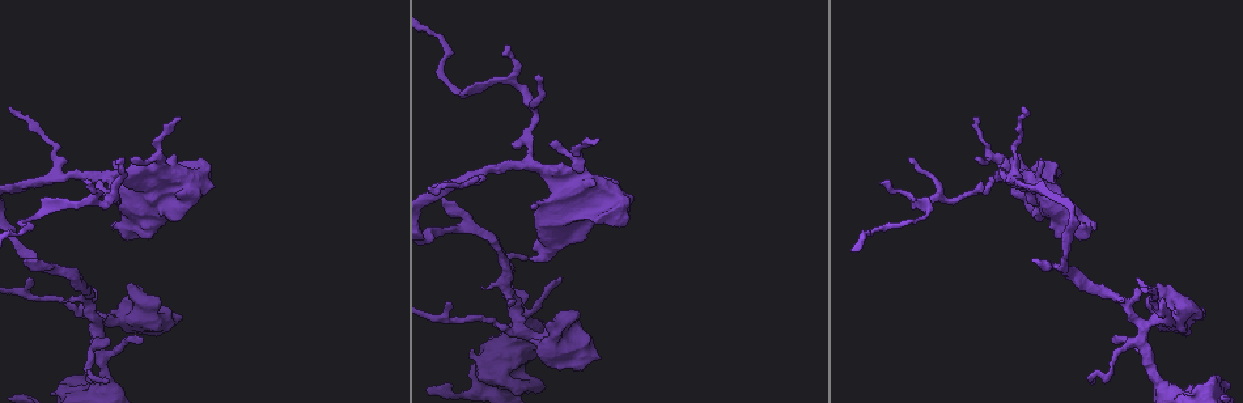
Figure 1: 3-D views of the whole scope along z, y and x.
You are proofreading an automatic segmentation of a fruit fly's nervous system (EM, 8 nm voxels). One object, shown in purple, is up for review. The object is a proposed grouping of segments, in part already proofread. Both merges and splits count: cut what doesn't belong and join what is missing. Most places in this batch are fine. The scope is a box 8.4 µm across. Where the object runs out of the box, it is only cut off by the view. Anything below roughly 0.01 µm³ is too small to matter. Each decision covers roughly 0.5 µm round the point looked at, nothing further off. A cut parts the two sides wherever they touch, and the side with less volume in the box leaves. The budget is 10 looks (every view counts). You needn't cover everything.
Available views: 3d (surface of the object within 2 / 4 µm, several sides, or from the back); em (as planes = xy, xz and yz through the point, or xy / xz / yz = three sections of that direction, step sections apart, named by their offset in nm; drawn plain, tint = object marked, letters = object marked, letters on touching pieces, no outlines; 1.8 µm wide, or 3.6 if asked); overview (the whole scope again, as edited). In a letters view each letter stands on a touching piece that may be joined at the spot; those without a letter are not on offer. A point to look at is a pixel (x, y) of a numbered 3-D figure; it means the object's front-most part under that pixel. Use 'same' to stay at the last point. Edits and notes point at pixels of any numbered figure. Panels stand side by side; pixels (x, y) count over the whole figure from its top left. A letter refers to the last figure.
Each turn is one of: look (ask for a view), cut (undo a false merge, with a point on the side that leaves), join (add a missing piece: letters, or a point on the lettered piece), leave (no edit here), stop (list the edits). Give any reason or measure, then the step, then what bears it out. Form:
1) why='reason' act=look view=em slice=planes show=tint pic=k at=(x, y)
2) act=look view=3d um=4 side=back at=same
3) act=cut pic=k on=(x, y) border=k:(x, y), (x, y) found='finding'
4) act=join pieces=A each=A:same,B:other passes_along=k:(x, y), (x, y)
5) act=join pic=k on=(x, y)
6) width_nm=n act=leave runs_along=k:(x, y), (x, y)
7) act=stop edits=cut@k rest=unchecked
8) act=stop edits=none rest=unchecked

why='four arms meet' act=look view=em slice=planes show=plain pic=1 at=(996, 177)

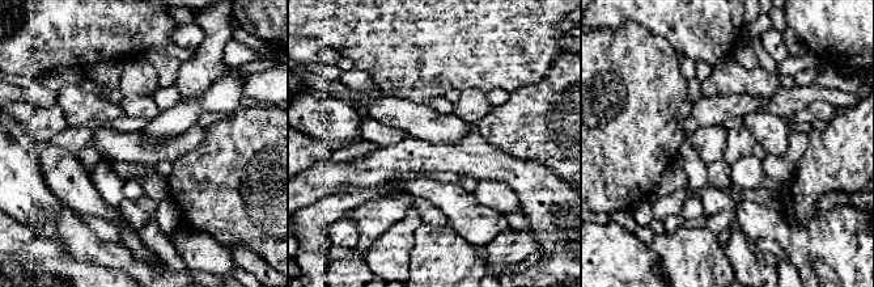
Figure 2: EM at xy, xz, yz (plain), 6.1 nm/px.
act=look view=em slice=planes show=letters at=same

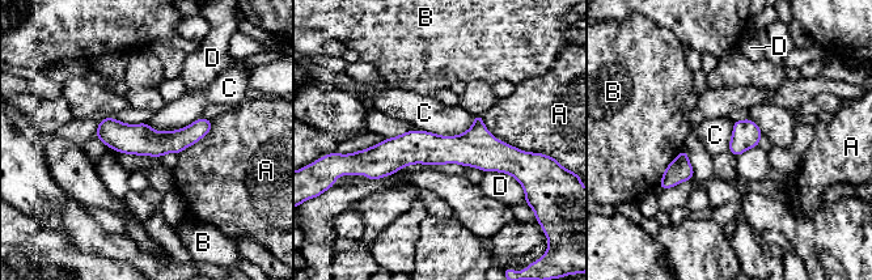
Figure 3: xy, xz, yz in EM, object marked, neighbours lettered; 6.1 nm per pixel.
width_nm=170 act=leave each=A:other,B:other,C:other,D:other found='continuous, no second neuron'

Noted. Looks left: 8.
why='free end' act=look view=3d um=2 pic=1 at=(1034, 260)

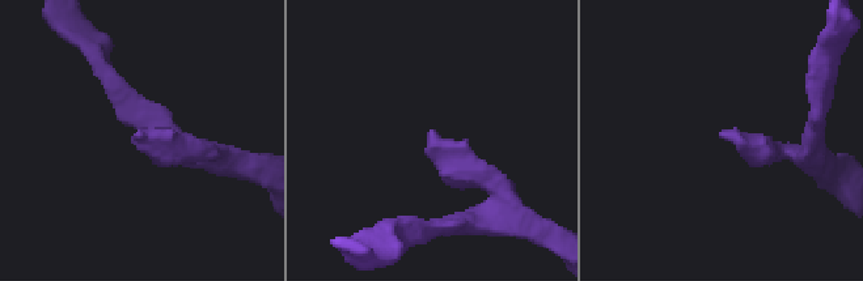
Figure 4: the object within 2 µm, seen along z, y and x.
act=look view=em slice=planes show=letters pic=4 at=(723, 132)

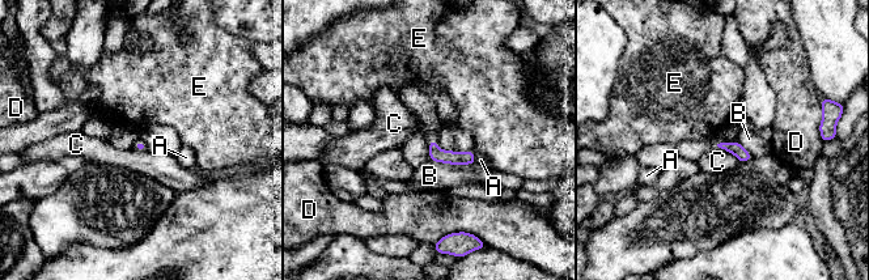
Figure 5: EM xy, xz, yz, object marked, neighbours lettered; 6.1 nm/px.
longest_contact=B:280nm act=leave each=A:other,B:other,C:other,D:other,E:other found='no lettered piece goes on from it'

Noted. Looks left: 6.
why='branch stops here' act=look view=em slice=planes show=tint pic=1 at=(534, 262)

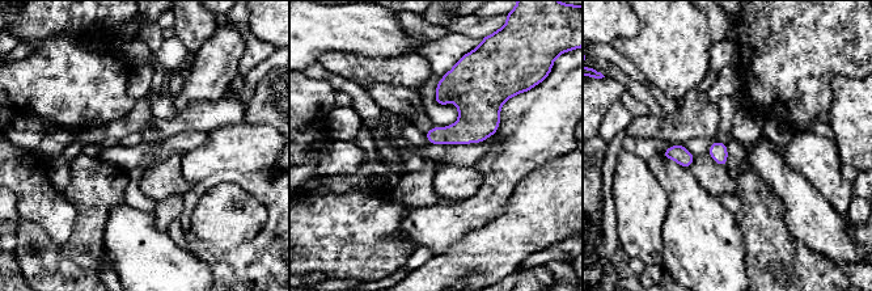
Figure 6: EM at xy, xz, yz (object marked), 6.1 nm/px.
why='what lies round it' act=look view=em slice=planes show=letters at=same

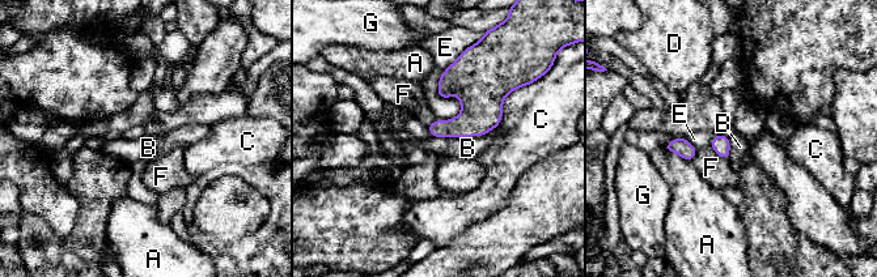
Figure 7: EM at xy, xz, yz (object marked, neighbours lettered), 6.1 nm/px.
act=leave each=A:other,B:other,C:other,D:other,E:other,F:other,G:other border=7:(496, 126), (482, 135), (433, 136) found='none of them fits'

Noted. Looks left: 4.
why='an open end' act=look view=em slice=planes show=letters pic=1 at=(598, 356)

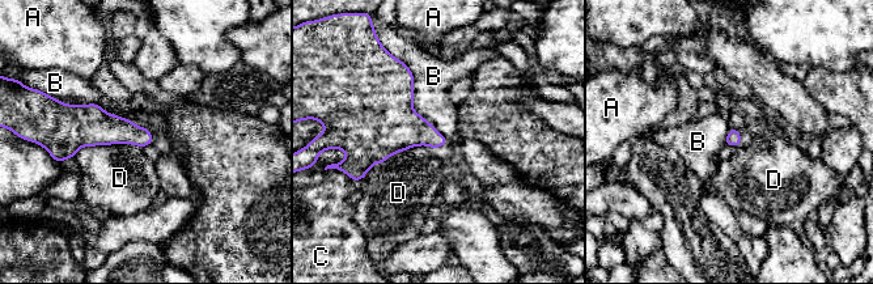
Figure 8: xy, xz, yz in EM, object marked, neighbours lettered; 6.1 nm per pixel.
act=leave each=A:other,B:other,C:other,D:other found='none of them fits'

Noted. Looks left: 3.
act=stop edits=none rest=unchecked

